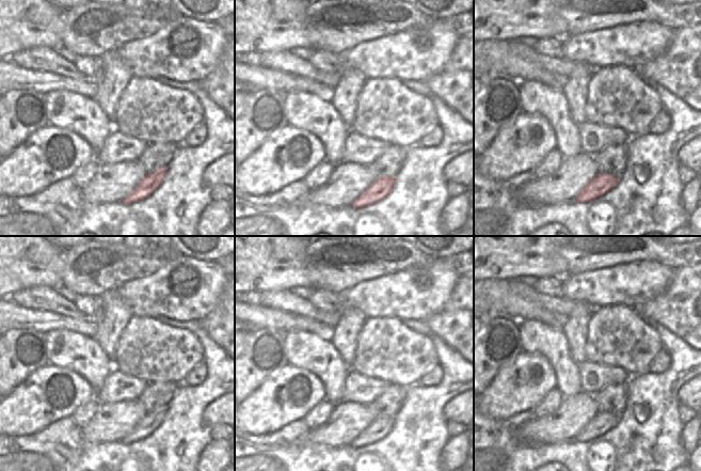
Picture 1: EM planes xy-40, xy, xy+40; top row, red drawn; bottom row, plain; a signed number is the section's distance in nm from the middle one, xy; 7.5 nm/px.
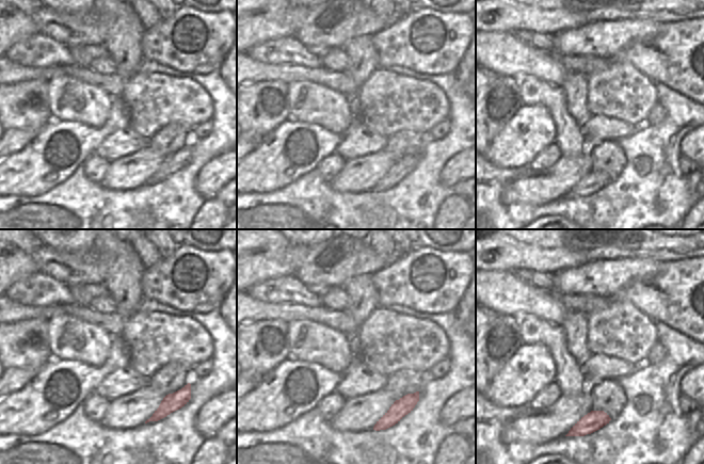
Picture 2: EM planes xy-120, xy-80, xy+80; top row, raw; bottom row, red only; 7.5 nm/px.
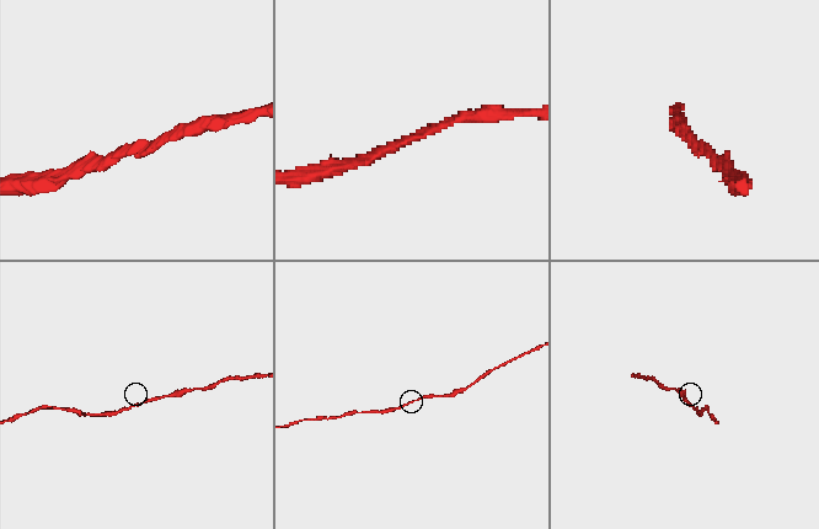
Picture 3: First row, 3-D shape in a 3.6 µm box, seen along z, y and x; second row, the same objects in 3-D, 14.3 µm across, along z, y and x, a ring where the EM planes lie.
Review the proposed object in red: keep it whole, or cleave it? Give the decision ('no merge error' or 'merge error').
no merge error

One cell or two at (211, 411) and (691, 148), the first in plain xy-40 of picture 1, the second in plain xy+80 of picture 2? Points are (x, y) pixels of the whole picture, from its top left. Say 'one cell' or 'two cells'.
one cell

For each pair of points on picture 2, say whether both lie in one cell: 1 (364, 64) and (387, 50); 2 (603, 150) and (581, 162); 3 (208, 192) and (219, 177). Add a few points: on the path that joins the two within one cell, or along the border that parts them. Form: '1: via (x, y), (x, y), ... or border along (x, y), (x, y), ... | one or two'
1: border along (371, 35), (371, 42), (378, 53), (379, 66) | two
2: border along (586, 148), (592, 171) | two
3: via (208, 189), (216, 180) | one

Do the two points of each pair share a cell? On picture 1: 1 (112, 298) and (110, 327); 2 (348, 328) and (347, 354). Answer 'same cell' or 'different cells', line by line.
1: same cell
2: same cell

